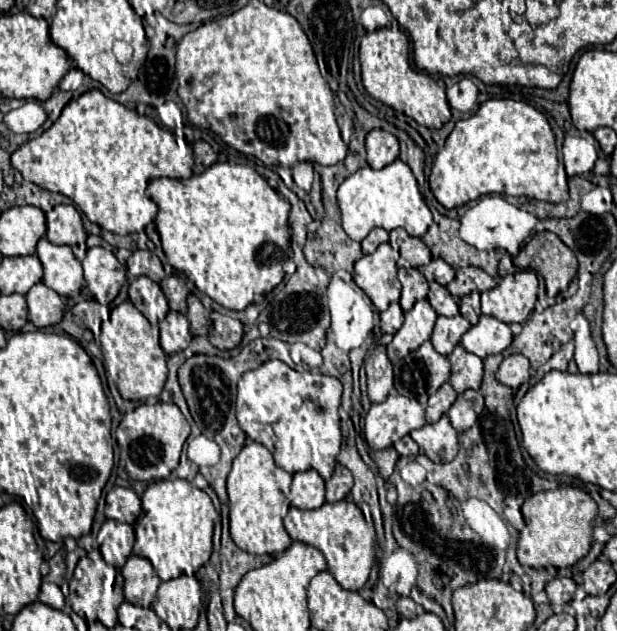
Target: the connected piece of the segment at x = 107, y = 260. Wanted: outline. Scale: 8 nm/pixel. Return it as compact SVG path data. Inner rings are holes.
M90 248L82 267L85 285L100 304L110 304L126 282L126 268L106 248Z

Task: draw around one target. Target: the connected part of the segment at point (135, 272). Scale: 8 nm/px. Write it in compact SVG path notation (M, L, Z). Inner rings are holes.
M135 250L132 252L132 258L127 261L127 279L138 276L148 276L156 282L160 282L166 277L163 264L156 258L156 255L149 250Z

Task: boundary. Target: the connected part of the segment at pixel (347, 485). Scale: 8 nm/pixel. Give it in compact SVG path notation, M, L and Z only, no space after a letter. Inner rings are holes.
M336 464L332 478L326 482L326 502L334 504L344 500L352 490L352 474L342 464Z

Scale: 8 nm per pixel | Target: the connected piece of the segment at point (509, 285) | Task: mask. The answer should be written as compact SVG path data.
M532 270L504 276L504 280L482 294L482 314L494 316L506 324L524 324L534 310L538 278Z

